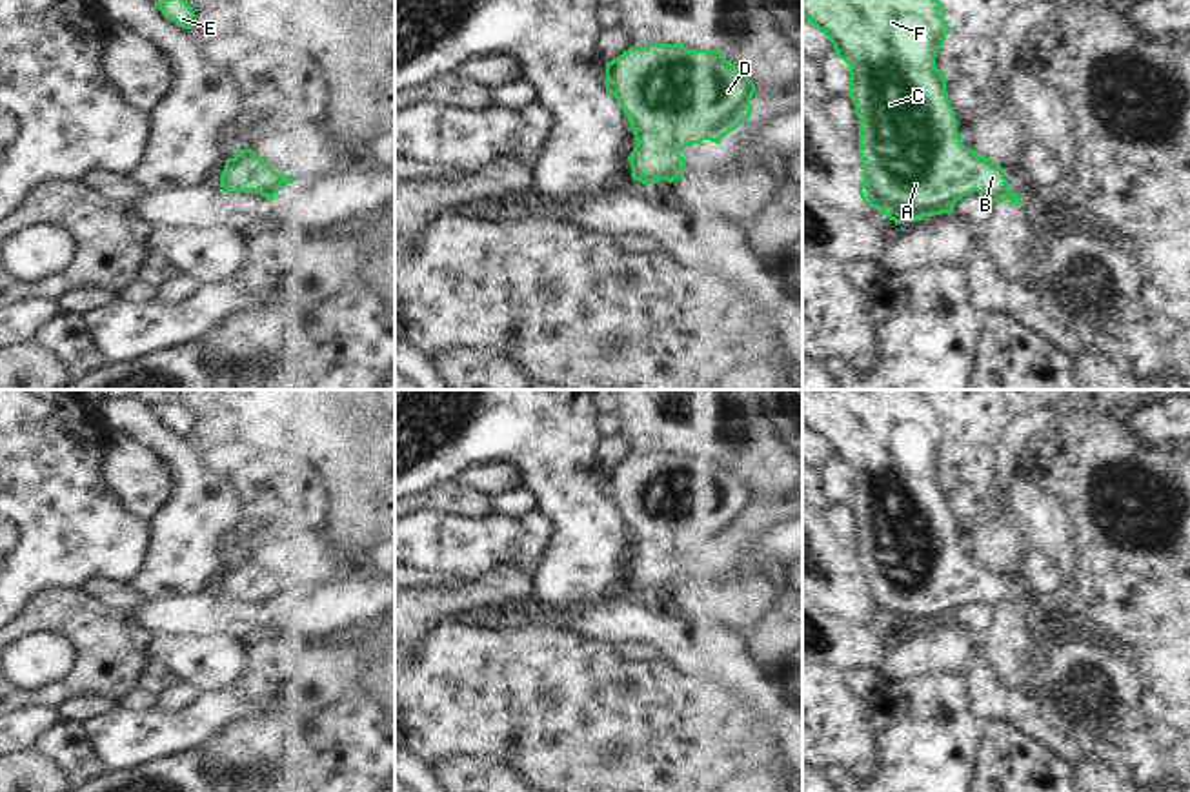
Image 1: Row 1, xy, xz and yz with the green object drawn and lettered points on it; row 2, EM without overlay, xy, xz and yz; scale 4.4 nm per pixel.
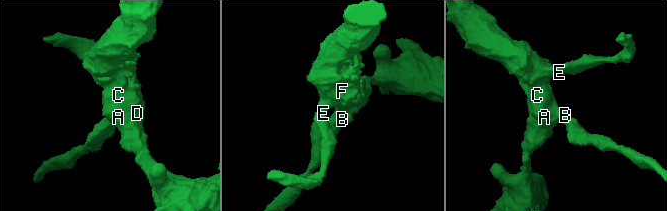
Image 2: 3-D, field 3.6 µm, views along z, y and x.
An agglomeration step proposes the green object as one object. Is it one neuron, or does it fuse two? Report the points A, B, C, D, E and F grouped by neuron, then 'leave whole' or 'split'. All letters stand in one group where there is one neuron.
A B C D E F; leave whole

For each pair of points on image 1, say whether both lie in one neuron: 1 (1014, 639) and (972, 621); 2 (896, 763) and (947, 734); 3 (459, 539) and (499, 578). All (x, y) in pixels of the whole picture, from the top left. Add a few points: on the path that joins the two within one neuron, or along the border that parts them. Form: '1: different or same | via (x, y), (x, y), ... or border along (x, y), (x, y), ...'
1: different | border along (990, 612), (978, 636)
2: same | via (908, 763), (934, 740)
3: different | border along (532, 576), (497, 563), (479, 579), (457, 585)

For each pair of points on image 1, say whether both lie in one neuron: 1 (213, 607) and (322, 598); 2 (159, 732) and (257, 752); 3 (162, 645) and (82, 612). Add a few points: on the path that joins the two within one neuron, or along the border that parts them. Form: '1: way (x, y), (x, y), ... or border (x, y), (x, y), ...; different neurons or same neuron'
1: way (241, 618), (295, 616); same neuron
2: border (239, 714), (199, 749); different neurons
3: border (153, 638), (148, 645), (150, 658); different neurons

